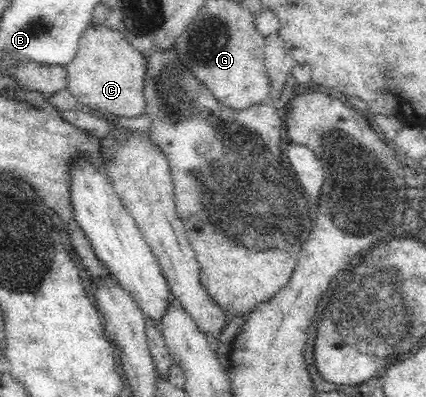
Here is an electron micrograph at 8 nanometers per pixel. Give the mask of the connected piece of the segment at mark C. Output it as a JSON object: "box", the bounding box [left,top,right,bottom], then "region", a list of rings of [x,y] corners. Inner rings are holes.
{"box":[65,25,148,116],"region":[[[89,25],[83,32],[75,57],[65,66],[68,71],[67,89],[82,104],[112,116],[144,116],[147,100],[144,87],[148,61],[116,31]]]}

